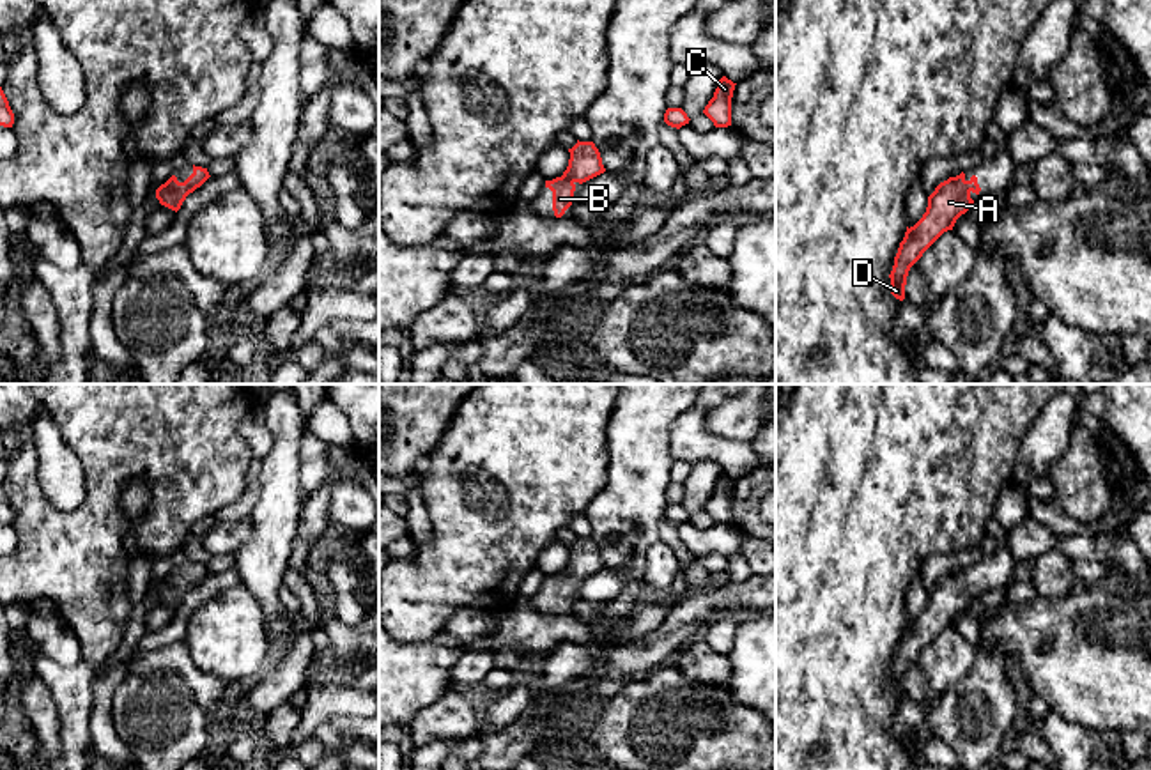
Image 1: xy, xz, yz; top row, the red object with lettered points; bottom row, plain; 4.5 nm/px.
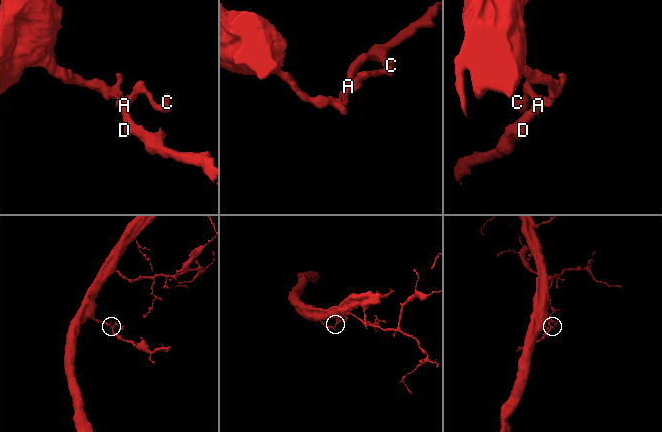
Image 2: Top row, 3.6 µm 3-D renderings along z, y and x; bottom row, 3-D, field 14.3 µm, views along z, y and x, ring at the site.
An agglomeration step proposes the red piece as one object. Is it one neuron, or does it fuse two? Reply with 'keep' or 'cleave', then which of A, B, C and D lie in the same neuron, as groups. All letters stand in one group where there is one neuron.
keep; A B C D

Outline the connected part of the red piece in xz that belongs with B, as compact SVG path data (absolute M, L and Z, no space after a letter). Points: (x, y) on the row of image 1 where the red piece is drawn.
M579 142L568 149L568 166L561 177L545 181L545 188L552 191L552 211L561 218L574 202L576 184L583 184L606 172L602 158L593 142Z

